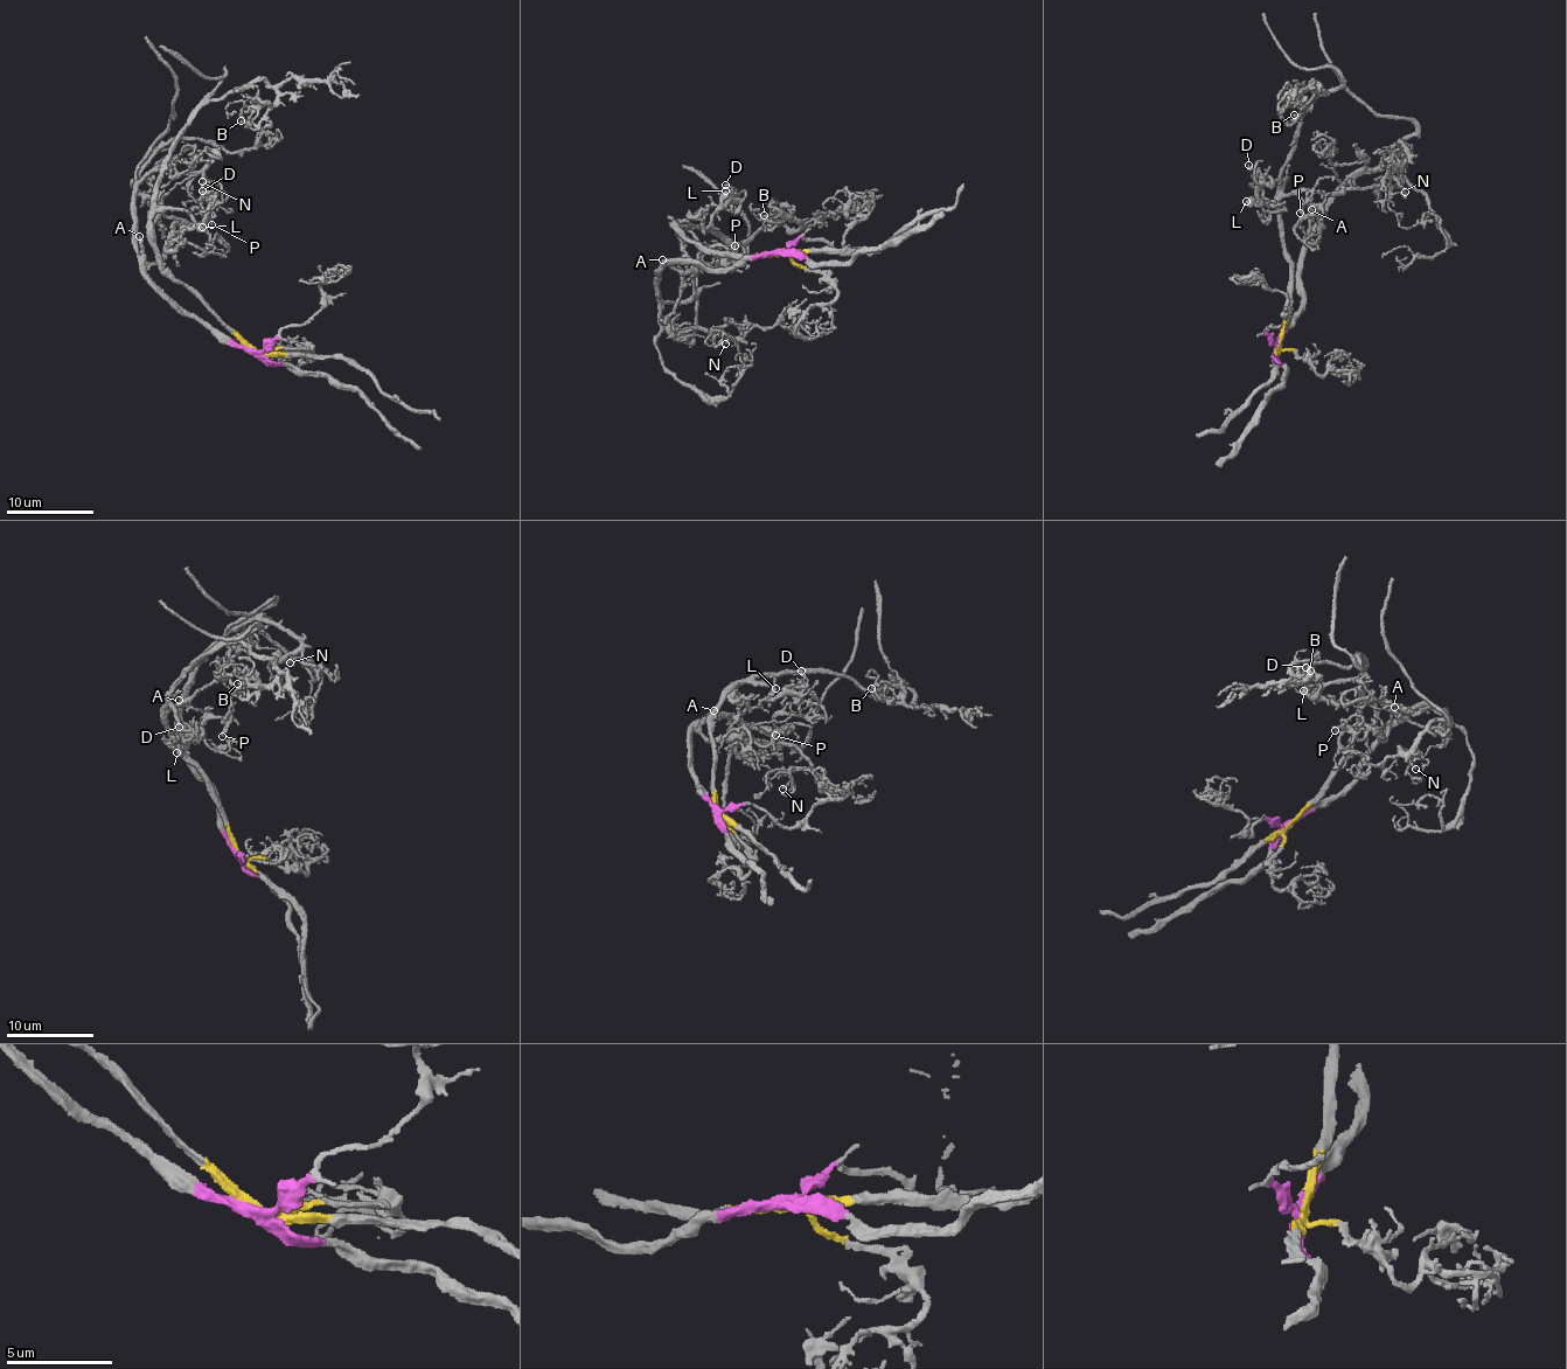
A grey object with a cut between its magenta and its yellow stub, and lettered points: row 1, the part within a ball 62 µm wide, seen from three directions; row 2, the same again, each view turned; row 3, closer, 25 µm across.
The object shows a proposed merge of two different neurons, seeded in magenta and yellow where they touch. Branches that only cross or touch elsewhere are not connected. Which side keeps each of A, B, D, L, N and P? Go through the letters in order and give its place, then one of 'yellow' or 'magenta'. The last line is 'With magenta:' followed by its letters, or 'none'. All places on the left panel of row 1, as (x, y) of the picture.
A: (139, 236) | magenta
B: (241, 120) | yellow
D: (202, 190) | yellow
L: (202, 227) | yellow
N: (202, 181) | magenta
P: (211, 224) | magenta
With magenta: A, N, P

